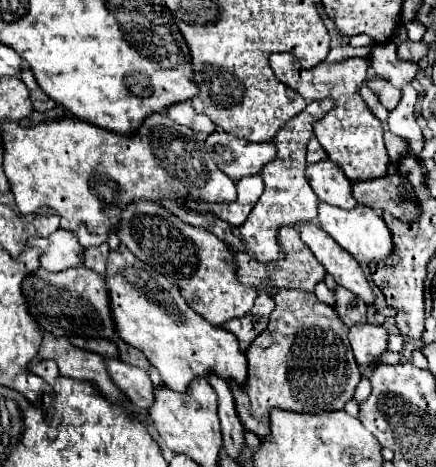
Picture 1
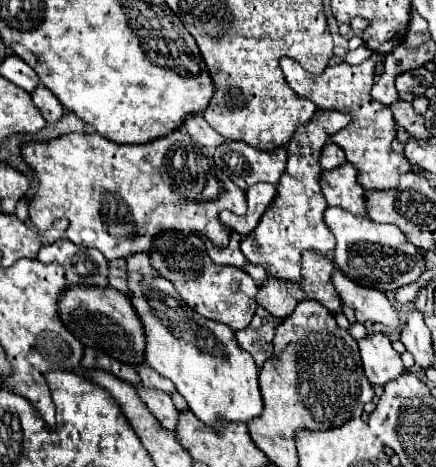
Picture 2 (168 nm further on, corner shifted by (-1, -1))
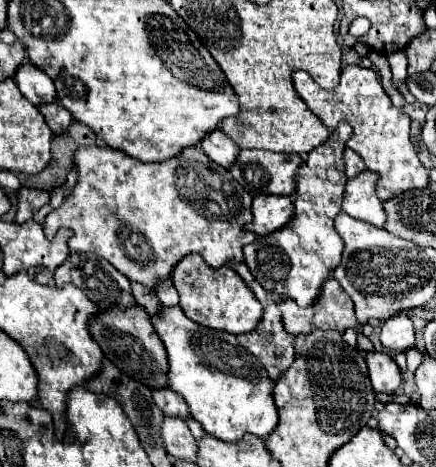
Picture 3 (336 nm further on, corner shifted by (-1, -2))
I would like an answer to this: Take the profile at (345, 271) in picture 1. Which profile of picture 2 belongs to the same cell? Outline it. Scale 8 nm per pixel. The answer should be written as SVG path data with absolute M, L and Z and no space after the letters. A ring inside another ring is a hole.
M337 266L333 268L331 278L333 278L335 290L339 292L339 298L343 300L343 304L353 308L357 322L371 320L371 322L377 322L377 324L391 328L391 332L401 328L397 308L387 300L387 296L383 292L353 282Z

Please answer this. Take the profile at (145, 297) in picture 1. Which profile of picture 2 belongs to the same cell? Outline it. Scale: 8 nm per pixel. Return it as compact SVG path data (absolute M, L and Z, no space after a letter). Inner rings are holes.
M129 272L127 286L129 300L145 330L145 362L175 384L201 422L217 428L221 418L247 422L263 412L257 364L249 352L239 348L237 340L233 342L231 328L195 314L165 278Z

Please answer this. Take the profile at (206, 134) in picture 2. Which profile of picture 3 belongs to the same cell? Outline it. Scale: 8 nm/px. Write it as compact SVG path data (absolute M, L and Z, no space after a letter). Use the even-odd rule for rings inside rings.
M215 129L215 133L209 133L207 137L203 137L201 149L205 151L205 155L211 161L215 161L217 165L221 165L225 169L229 169L235 163L237 155L241 151L221 129Z

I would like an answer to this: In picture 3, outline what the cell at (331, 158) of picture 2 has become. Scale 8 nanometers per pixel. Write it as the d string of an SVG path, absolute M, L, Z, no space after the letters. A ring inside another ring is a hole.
M345 149L345 175L349 179L353 179L355 175L359 175L361 171L365 171L365 163L363 159L353 151L353 149Z

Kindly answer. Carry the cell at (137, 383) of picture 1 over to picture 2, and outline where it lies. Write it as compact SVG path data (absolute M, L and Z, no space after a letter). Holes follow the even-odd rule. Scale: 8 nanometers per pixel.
M137 386L137 394L139 398L147 404L147 408L151 410L151 414L161 422L163 428L167 430L175 430L177 424L177 408L173 406L169 394L157 390L157 388L145 388L145 386Z

